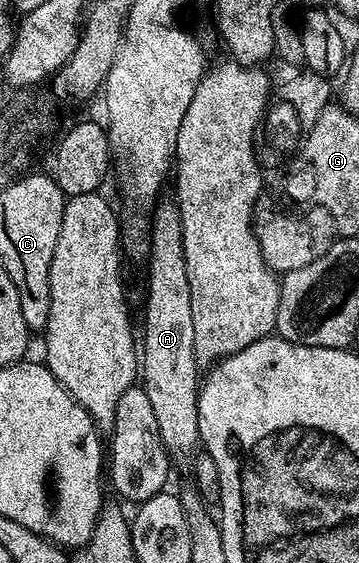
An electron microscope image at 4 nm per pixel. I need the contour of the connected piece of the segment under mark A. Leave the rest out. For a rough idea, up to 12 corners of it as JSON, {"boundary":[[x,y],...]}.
{"boundary":[[181,211],[151,215],[141,388],[168,458],[200,448]]}

